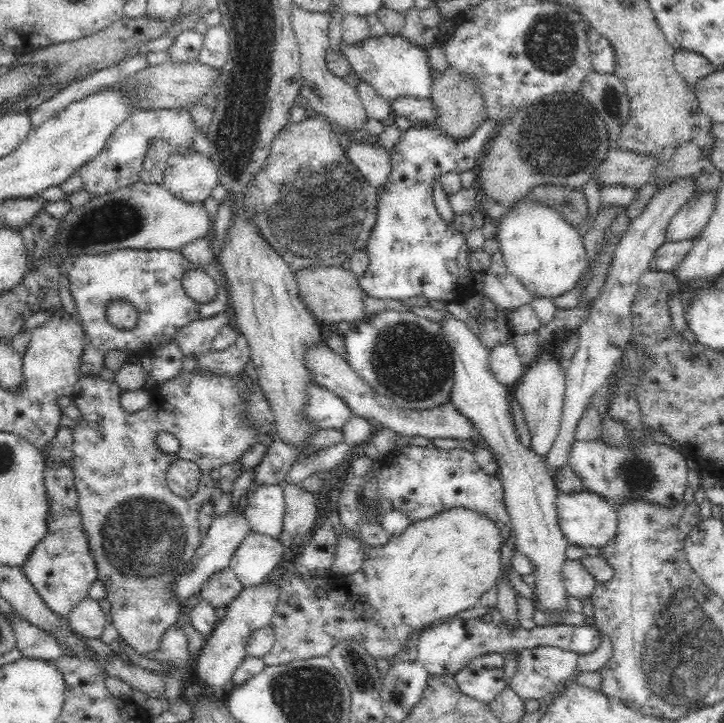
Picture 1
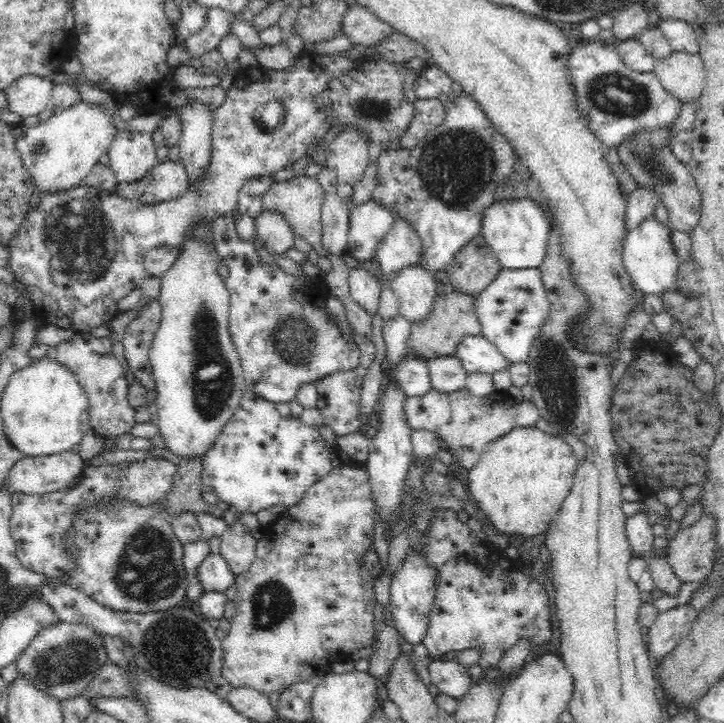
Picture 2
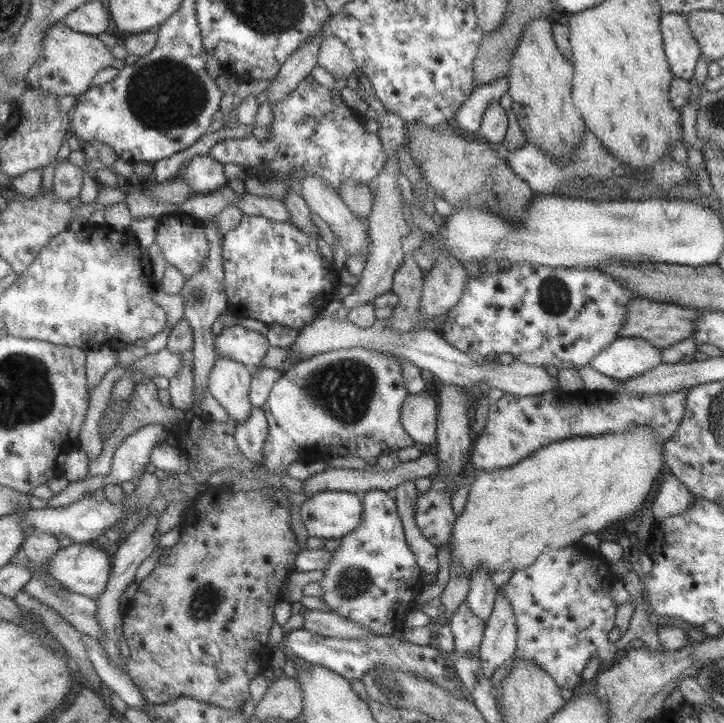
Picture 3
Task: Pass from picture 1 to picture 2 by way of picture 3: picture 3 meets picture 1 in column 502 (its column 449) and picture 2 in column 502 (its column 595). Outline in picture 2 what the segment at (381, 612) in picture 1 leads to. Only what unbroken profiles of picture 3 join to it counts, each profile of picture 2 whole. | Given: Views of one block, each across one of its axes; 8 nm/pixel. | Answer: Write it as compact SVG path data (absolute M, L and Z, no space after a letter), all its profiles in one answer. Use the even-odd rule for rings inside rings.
M516 427L510 432L499 436L492 442L488 443L486 448L483 450L480 460L470 470L470 478L468 478L468 488L470 488L470 498L474 503L478 504L478 508L482 510L482 513L487 518L488 524L494 525L500 534L506 536L532 536L536 539L543 537L544 534L549 530L550 523L555 520L564 500L568 497L570 490L572 489L575 474L578 469L579 462L577 461L576 455L572 450L572 447L562 438L555 434L548 434L537 427Z

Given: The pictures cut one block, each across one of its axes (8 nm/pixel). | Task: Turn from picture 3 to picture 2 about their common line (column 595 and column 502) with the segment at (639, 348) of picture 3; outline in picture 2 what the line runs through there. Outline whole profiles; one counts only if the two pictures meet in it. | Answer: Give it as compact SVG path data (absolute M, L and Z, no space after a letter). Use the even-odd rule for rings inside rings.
M484 335L465 336L456 348L455 356L460 358L460 362L468 373L479 372L493 375L510 366L508 358L502 355L496 345Z

